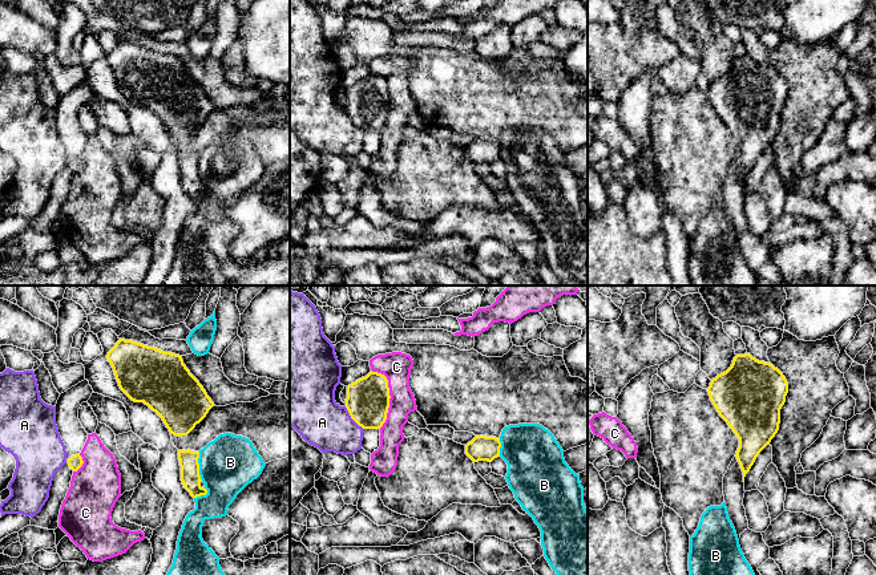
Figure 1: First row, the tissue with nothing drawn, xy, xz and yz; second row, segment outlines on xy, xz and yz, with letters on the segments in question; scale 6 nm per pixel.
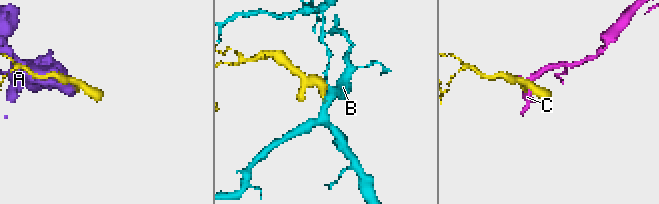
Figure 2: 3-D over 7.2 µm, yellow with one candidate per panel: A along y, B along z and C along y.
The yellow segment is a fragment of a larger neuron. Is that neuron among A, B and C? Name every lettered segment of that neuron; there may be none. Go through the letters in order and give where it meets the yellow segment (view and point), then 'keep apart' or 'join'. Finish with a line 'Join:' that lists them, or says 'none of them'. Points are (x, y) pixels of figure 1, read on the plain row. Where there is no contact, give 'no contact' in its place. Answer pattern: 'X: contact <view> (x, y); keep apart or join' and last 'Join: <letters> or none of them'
A: contact xz (352, 121); keep apart
B: contact xy (198, 170); keep apart
C: contact xz (390, 98); keep apart
Join: none of them

